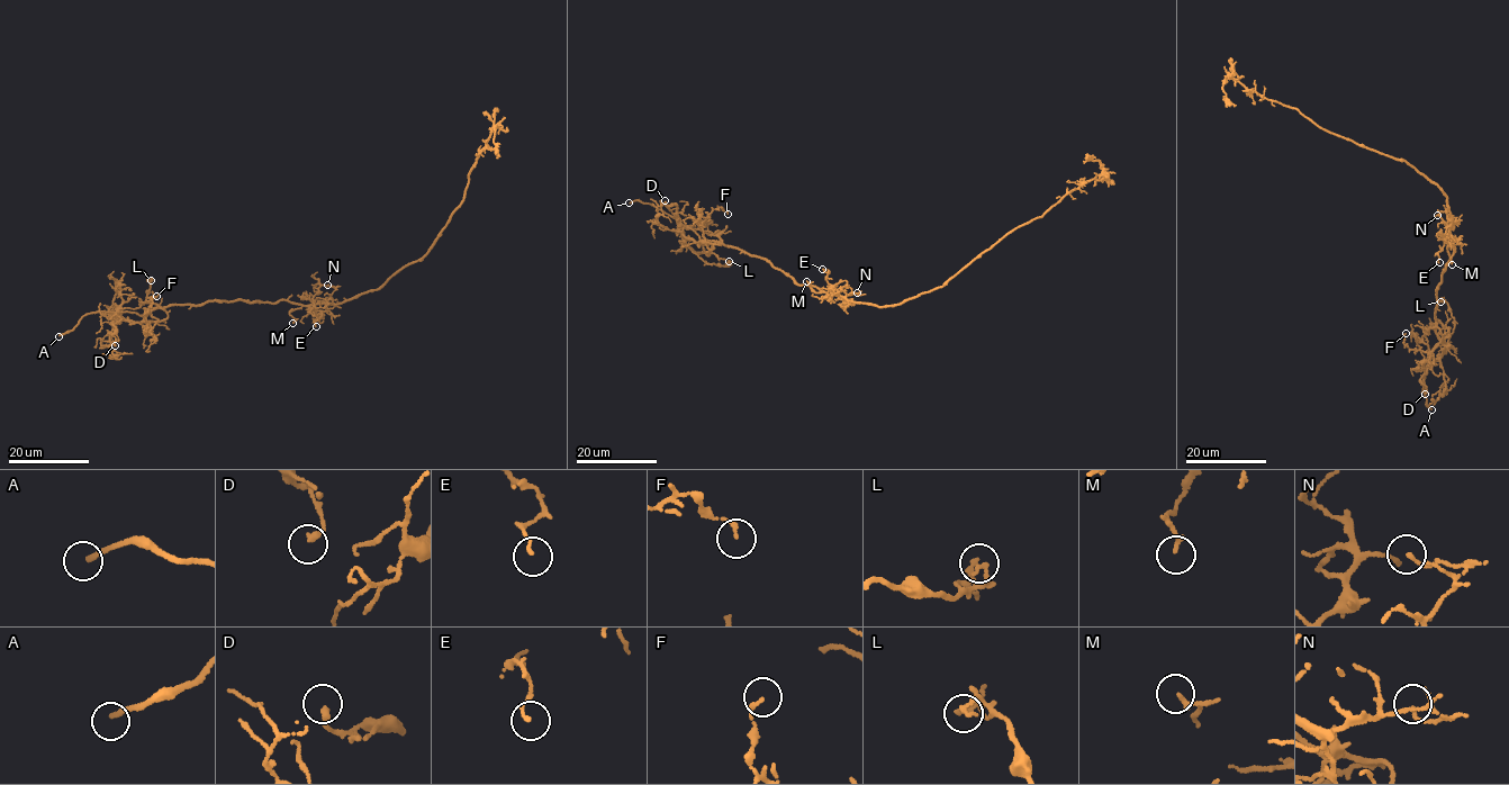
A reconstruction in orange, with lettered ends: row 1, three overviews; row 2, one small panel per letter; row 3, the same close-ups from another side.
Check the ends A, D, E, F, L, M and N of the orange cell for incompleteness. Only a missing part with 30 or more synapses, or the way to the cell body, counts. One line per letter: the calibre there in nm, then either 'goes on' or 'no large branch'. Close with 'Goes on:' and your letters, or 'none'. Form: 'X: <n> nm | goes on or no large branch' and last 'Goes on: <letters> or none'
A: 190 nm | goes on
D: 200 nm | no large branch
E: 120 nm | no large branch
F: 130 nm | no large branch
L: 130 nm | no large branch
M: 150 nm | no large branch
N: 130 nm | no large branch
Goes on: A

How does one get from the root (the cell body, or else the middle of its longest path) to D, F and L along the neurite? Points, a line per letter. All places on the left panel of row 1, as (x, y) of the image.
D: (358, 296), (337, 304), (218, 300), (200, 305), (174, 304), (143, 315), (124, 310), (114, 318), (115, 345)
F: (358, 296), (337, 304), (236, 300), (174, 304), (162, 308), (166, 318), (147, 324), (145, 315), (156, 296)
L: (358, 296), (337, 304), (236, 300), (174, 304), (128, 322), (120, 310), (141, 306), (151, 280)

